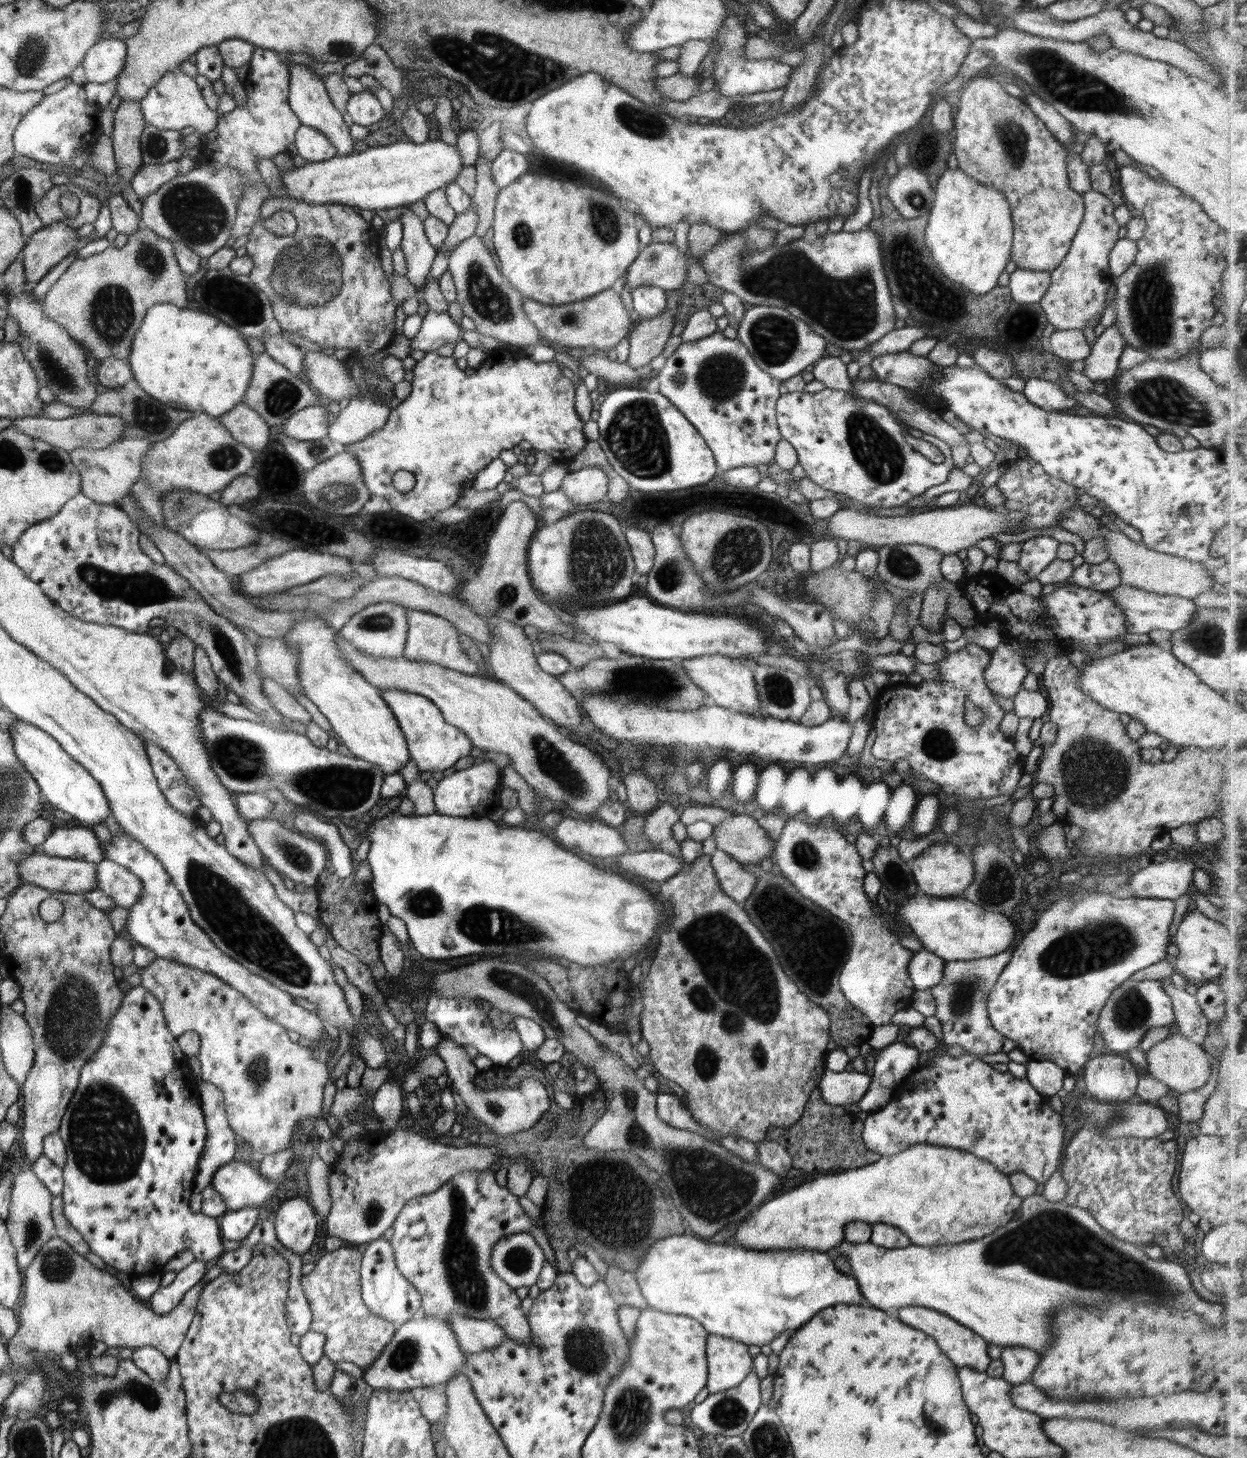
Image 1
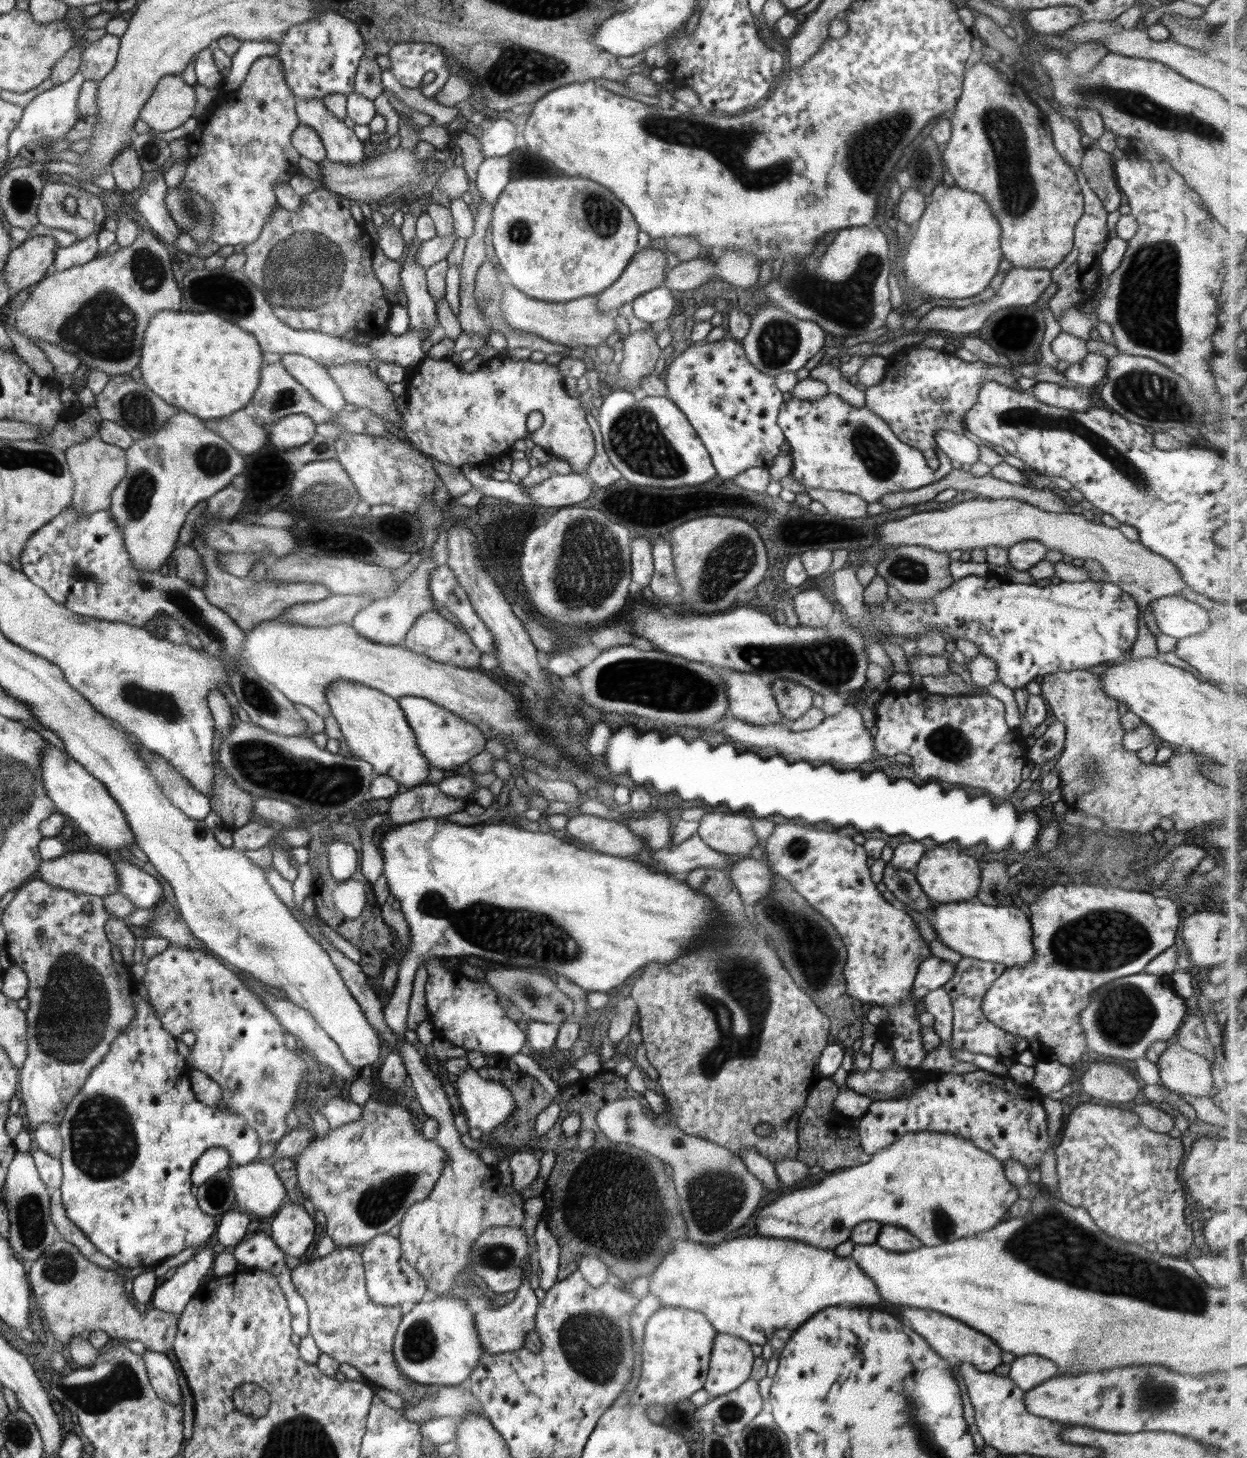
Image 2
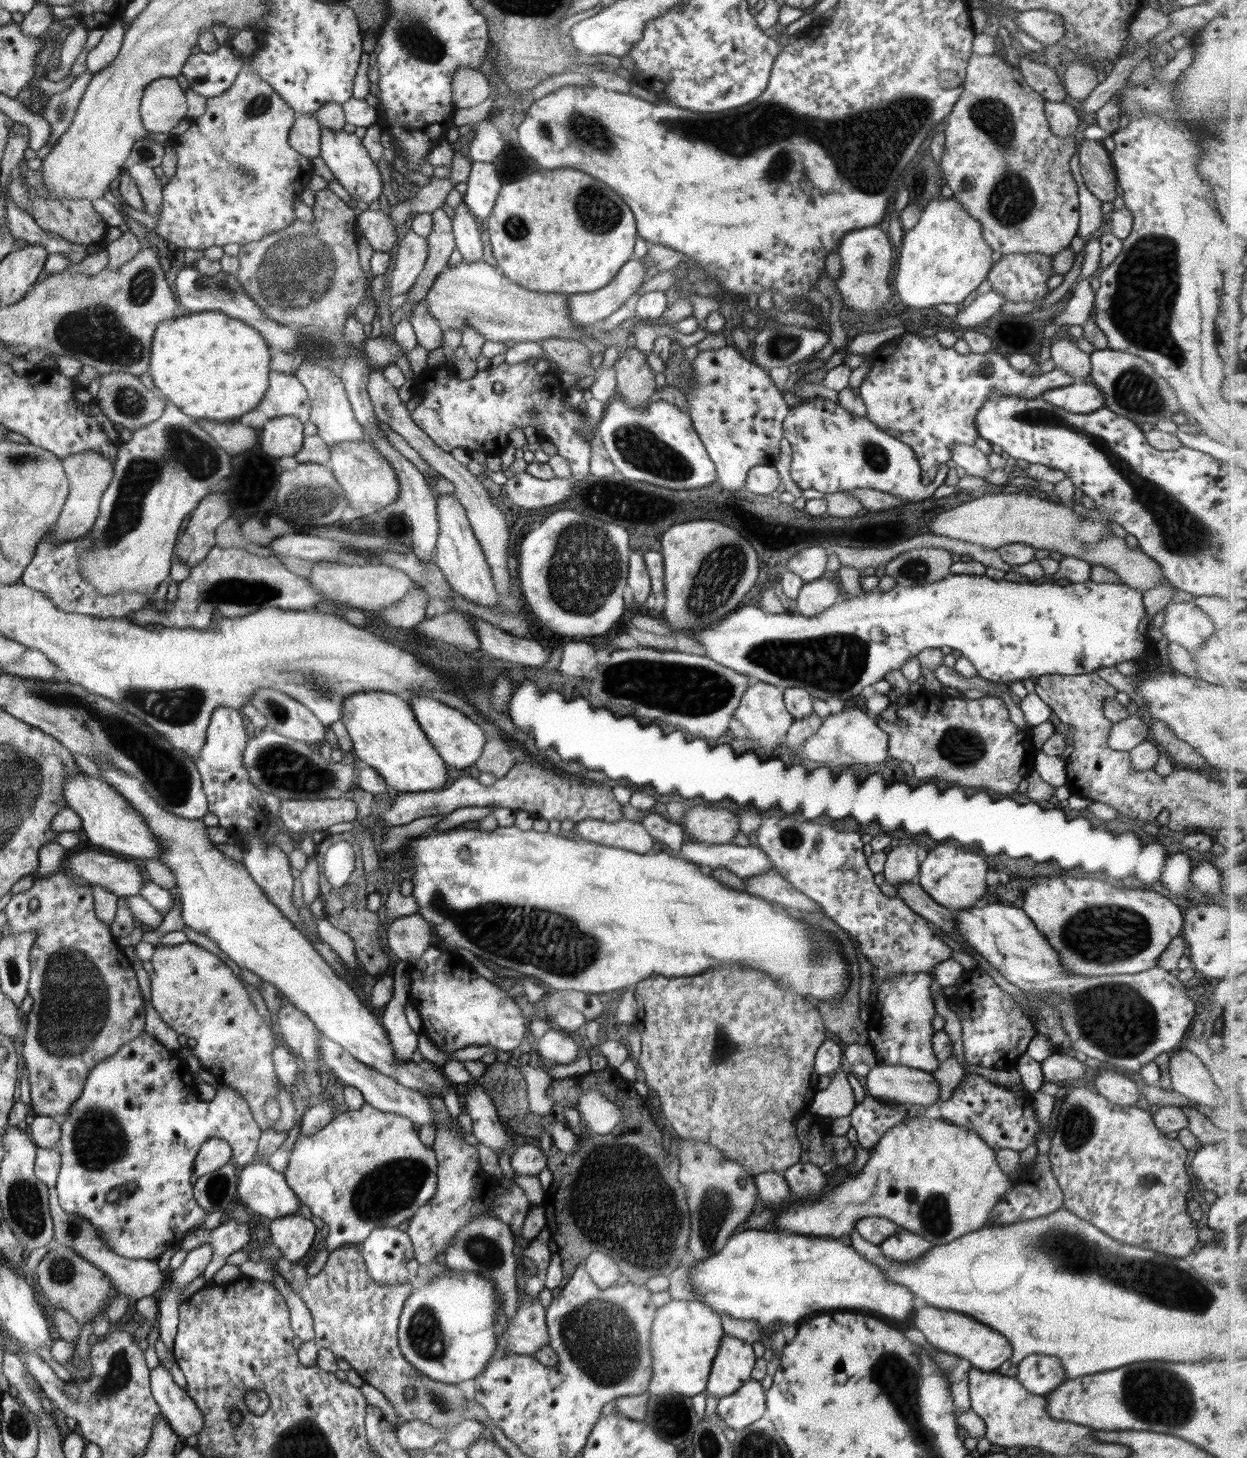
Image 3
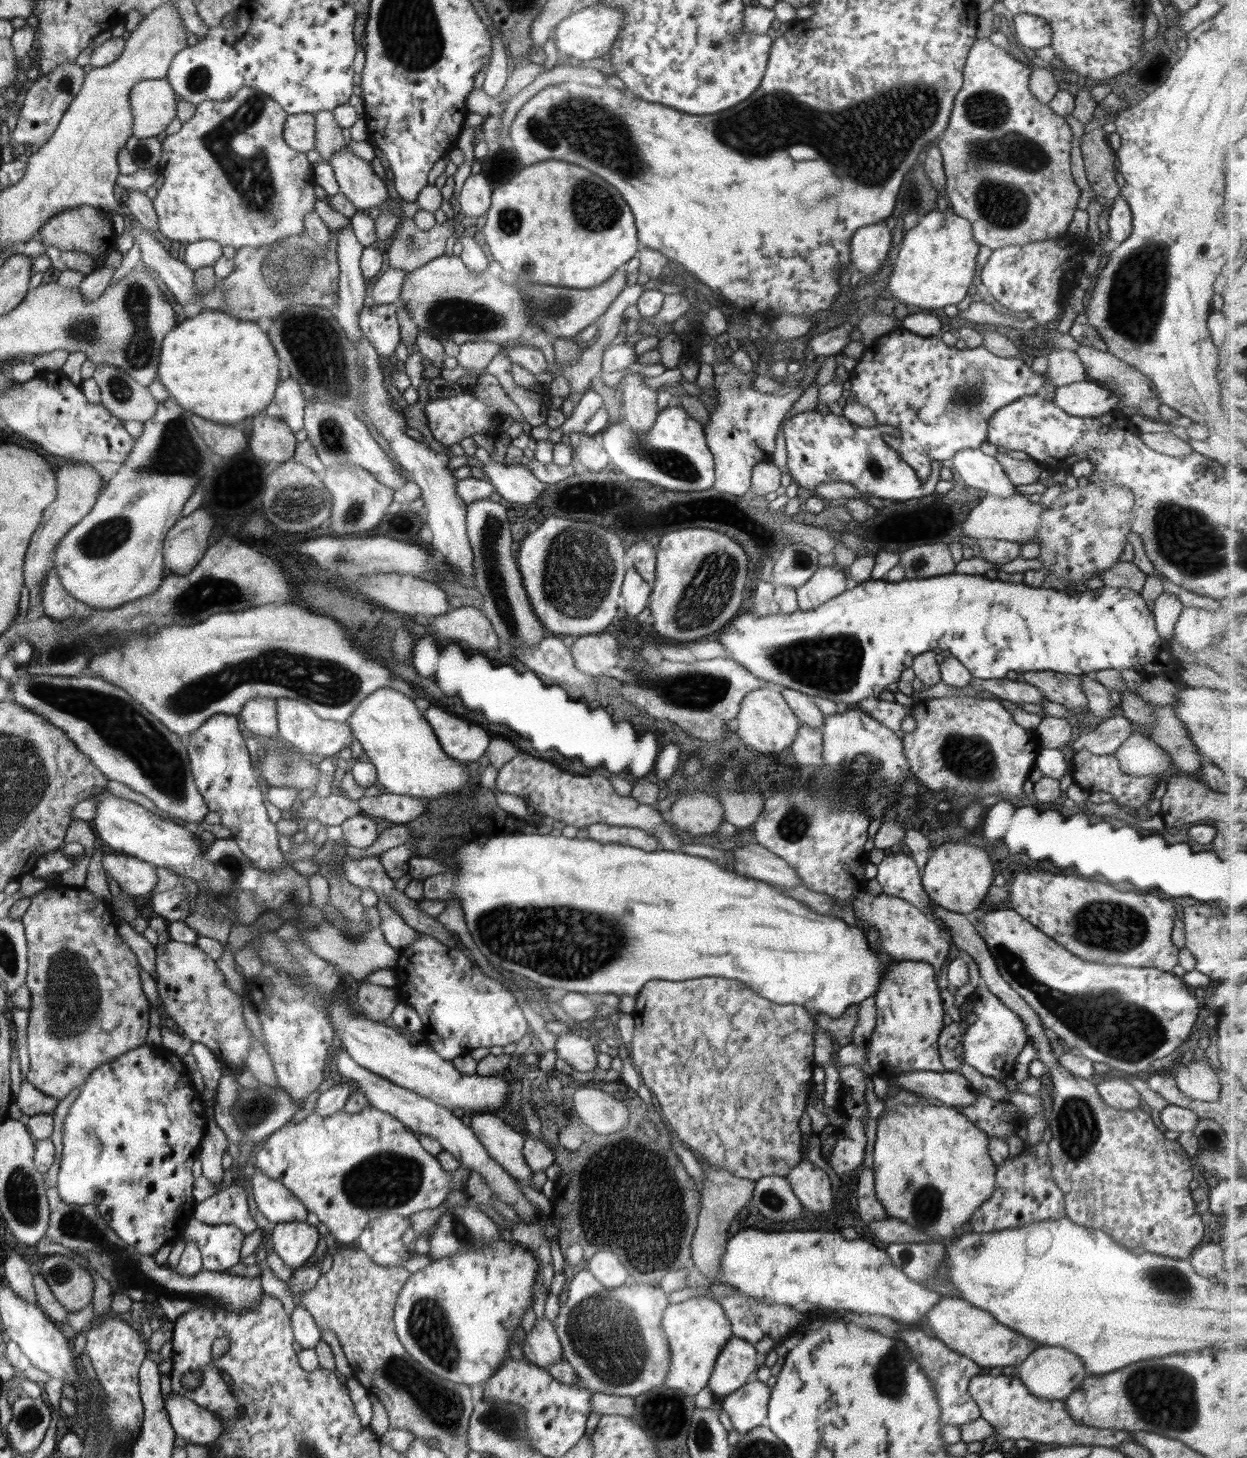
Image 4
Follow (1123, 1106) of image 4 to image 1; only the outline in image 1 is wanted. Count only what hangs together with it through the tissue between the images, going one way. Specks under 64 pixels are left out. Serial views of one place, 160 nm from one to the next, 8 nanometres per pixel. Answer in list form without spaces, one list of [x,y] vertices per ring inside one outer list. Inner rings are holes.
[[[1104,1051],[1088,1059],[1083,1066],[1079,1078],[1084,1080],[1088,1094],[1094,1099],[1102,1102],[1127,1101],[1137,1092],[1140,1071],[1132,1064],[1130,1059],[1122,1057],[1121,1054]]]

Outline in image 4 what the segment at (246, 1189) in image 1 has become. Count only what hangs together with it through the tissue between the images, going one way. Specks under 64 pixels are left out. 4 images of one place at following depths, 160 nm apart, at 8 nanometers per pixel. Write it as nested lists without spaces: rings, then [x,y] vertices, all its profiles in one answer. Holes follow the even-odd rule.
[[[256,1169],[247,1182],[258,1210],[271,1223],[306,1221],[307,1208],[280,1181]]]

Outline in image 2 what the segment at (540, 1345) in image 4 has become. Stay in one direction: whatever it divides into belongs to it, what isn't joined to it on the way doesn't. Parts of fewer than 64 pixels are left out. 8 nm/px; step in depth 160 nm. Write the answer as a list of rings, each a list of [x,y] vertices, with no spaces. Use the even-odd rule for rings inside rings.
[[[528,1282],[520,1284],[517,1295],[510,1304],[502,1306],[497,1310],[484,1308],[474,1314],[476,1331],[479,1334],[480,1345],[485,1353],[494,1355],[500,1353],[511,1353],[516,1350],[524,1349],[524,1338],[526,1334],[536,1330],[536,1314],[538,1314],[539,1302]]]

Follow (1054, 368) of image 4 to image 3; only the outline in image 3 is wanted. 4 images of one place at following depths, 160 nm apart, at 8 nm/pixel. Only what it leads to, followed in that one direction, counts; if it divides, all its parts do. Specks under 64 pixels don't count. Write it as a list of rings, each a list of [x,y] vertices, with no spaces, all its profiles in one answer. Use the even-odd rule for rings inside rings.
[[[1061,339],[1051,347],[1050,355],[1056,368],[1060,368],[1068,376],[1074,377],[1074,383],[1082,383],[1084,378],[1091,374],[1090,356],[1076,348],[1075,340]]]

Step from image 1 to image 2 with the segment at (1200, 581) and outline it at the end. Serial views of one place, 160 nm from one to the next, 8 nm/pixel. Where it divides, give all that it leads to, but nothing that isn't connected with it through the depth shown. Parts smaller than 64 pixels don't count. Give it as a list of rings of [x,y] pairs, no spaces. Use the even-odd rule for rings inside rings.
[[[1014,498],[968,499],[946,510],[921,511],[885,522],[877,528],[877,542],[884,546],[918,545],[947,553],[952,550],[985,549],[987,546],[1010,547],[1017,542],[1031,540],[1044,543],[1050,550],[1059,550],[1072,558],[1096,560],[1106,571],[1106,580],[1130,594],[1141,612],[1150,601],[1179,594],[1188,587],[1172,562],[1148,550],[1140,541],[1130,541],[1120,529],[1104,523],[1095,524],[1078,513],[1044,512],[1037,506]]]

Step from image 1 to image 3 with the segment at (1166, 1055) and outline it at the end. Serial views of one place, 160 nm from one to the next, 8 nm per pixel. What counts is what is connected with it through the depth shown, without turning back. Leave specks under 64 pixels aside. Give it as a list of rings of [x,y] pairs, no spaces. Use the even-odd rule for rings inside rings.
[[[1176,1049],[1169,1057],[1169,1077],[1173,1091],[1186,1096],[1191,1101],[1207,1107],[1224,1106],[1227,1098],[1219,1090],[1219,1086],[1213,1081],[1206,1065],[1194,1054],[1186,1049]]]

